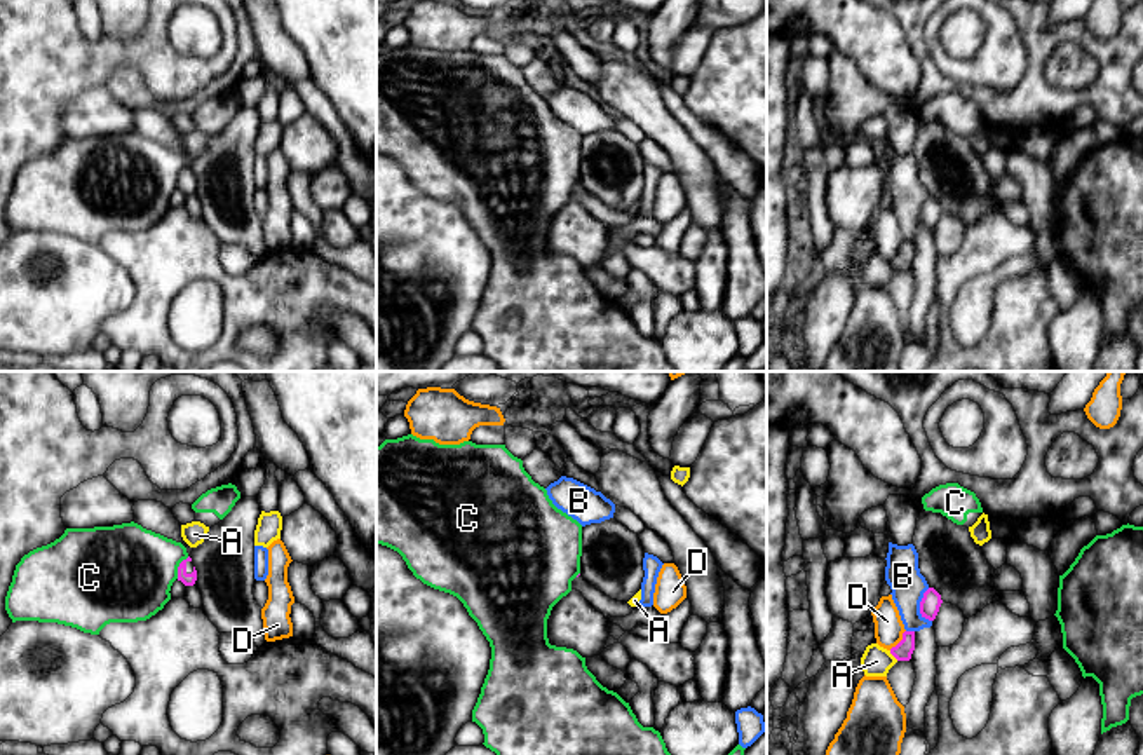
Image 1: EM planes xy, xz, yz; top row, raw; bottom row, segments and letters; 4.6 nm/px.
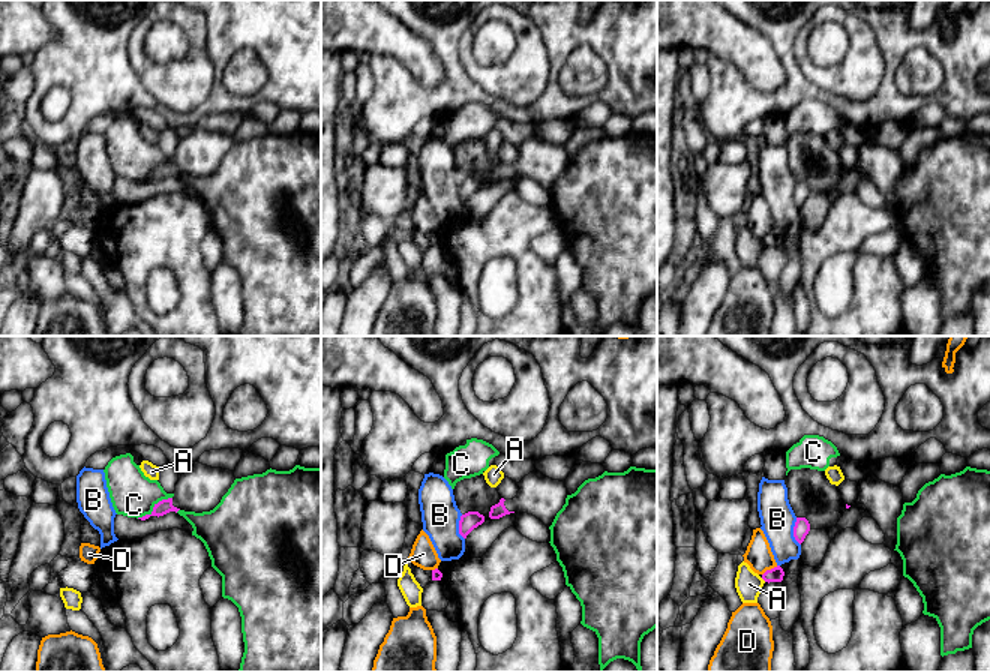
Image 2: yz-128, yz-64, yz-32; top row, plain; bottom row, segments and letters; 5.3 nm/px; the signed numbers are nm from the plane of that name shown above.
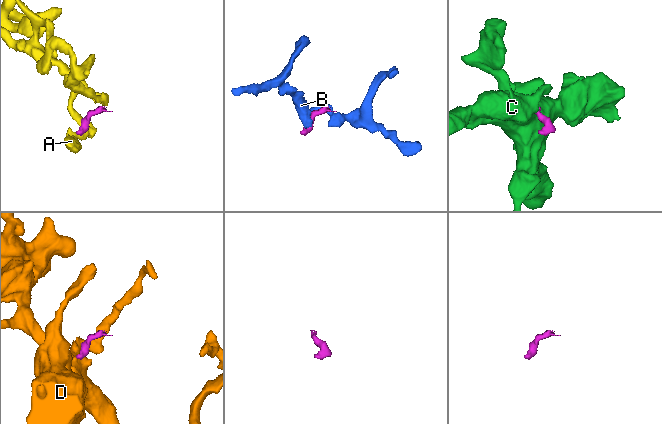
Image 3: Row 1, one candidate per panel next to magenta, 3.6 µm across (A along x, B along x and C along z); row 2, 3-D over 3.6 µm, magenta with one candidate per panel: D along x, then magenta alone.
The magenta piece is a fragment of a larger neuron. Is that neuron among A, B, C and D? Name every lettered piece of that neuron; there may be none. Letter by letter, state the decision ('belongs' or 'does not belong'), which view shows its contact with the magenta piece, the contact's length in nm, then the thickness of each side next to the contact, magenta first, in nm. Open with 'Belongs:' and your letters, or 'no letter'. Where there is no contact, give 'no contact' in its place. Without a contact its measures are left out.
Belongs: no letter
A: does not belong | yz | 60 nm | 90/140 nm
B: does not belong | yz | 160 nm | 90/160 nm
C: does not belong | xy | 120 nm | 60/440 nm
D: does not belong | yz | 120 nm | 90/140 nm

